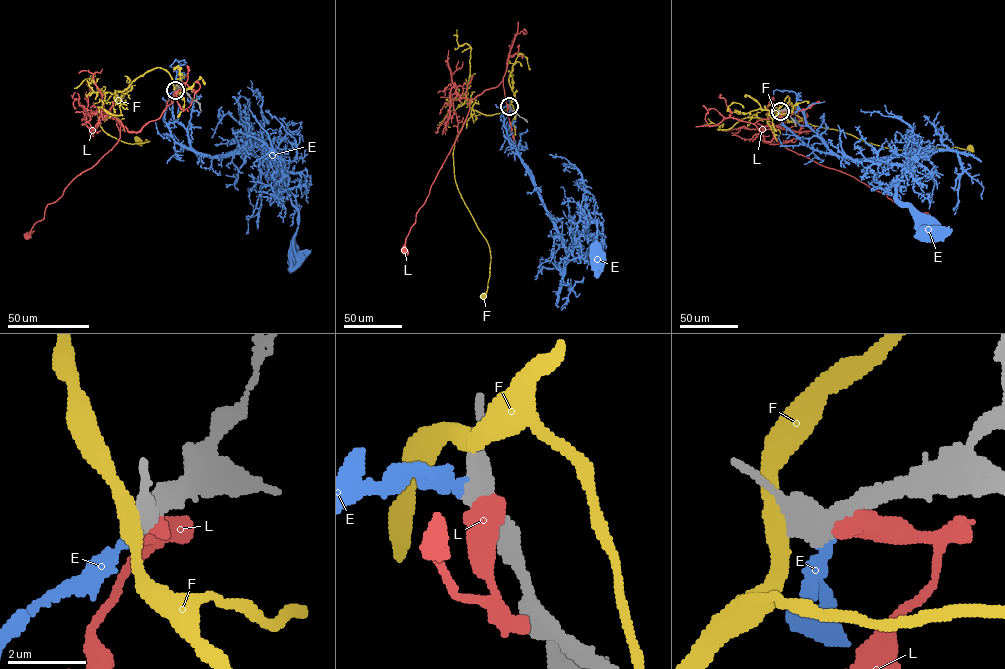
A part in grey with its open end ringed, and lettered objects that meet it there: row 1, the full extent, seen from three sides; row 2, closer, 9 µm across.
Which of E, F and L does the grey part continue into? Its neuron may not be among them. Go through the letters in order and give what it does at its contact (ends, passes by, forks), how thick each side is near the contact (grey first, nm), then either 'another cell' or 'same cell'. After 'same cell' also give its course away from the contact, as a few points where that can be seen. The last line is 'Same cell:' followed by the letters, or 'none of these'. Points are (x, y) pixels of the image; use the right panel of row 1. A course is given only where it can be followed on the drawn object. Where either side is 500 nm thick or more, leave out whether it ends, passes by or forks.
E: it ends; calibres 400 and 280 nm; same cell; course (780, 111), (783, 123), (821, 152), (845, 158), (886, 159), (924, 151), (905, 174), (896, 196), (927, 232)
F: it passes by; calibres 420 and 420 nm; another cell
L: calibres 460 and 600 nm; another cell
Same cell: E

